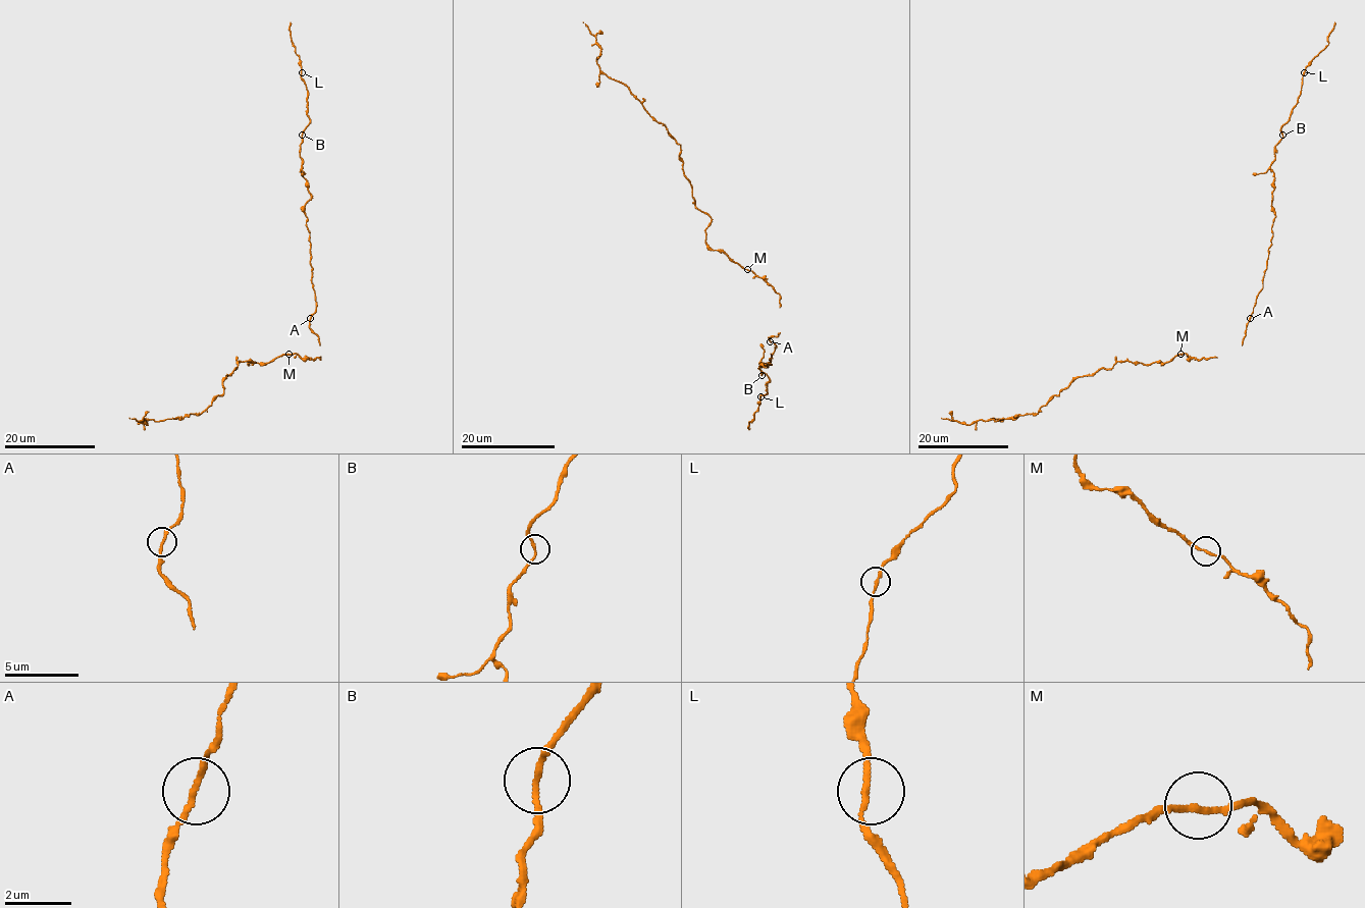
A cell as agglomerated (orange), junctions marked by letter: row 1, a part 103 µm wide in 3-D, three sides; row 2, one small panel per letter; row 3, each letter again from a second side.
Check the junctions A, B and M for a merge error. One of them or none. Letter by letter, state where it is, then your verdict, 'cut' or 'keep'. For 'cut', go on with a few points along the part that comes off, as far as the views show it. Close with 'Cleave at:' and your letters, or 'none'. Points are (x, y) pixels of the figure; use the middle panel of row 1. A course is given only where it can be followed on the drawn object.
A: place (770, 341); keep
B: place (762, 375); keep
M: place (747, 269); keep
Cleave at: none

